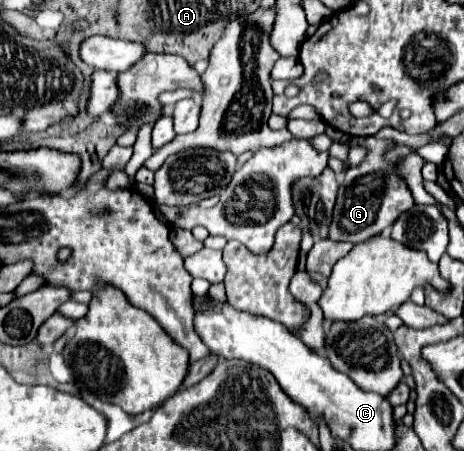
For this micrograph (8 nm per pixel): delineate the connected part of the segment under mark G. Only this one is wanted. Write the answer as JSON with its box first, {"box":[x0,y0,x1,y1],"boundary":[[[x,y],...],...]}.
{"box":[328,137,414,245],"boundary":[[[376,137],[362,139],[362,145],[368,149],[364,161],[360,165],[348,167],[346,179],[340,185],[340,193],[336,197],[336,205],[332,211],[332,225],[328,227],[328,239],[332,241],[352,241],[354,245],[382,233],[388,225],[392,225],[404,211],[408,211],[414,201],[412,193],[408,193],[408,185],[396,177],[396,161],[386,161],[386,153],[394,147],[392,141],[380,141]]]}

